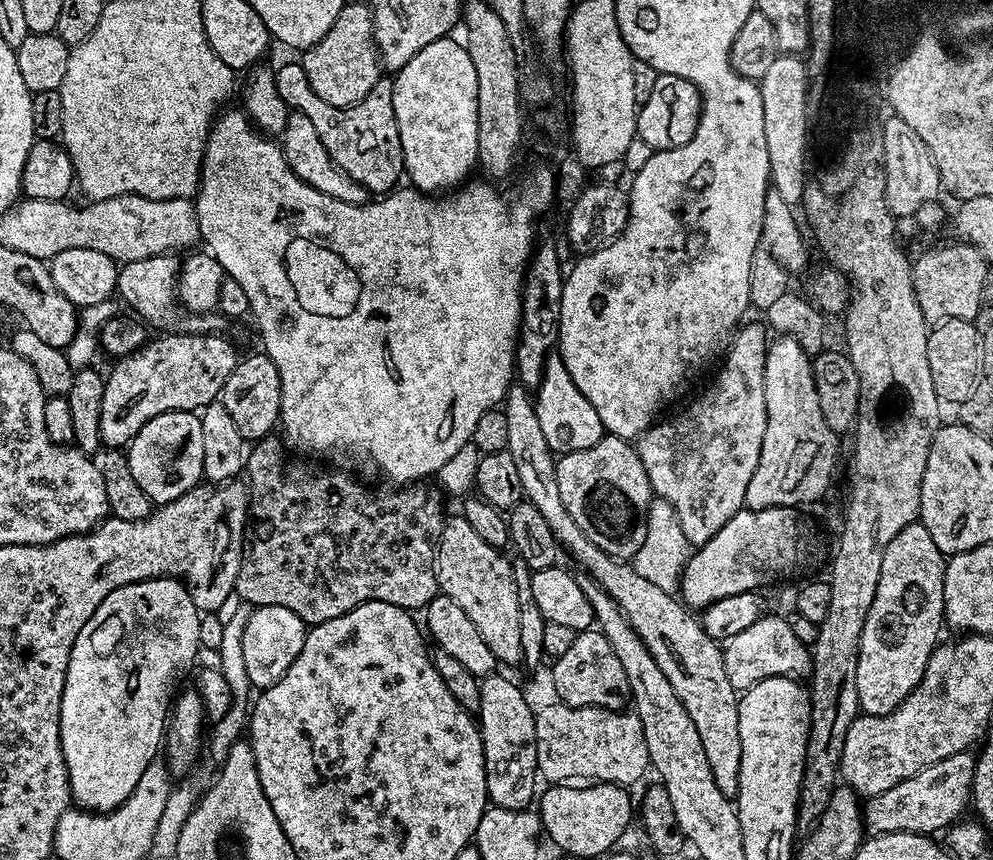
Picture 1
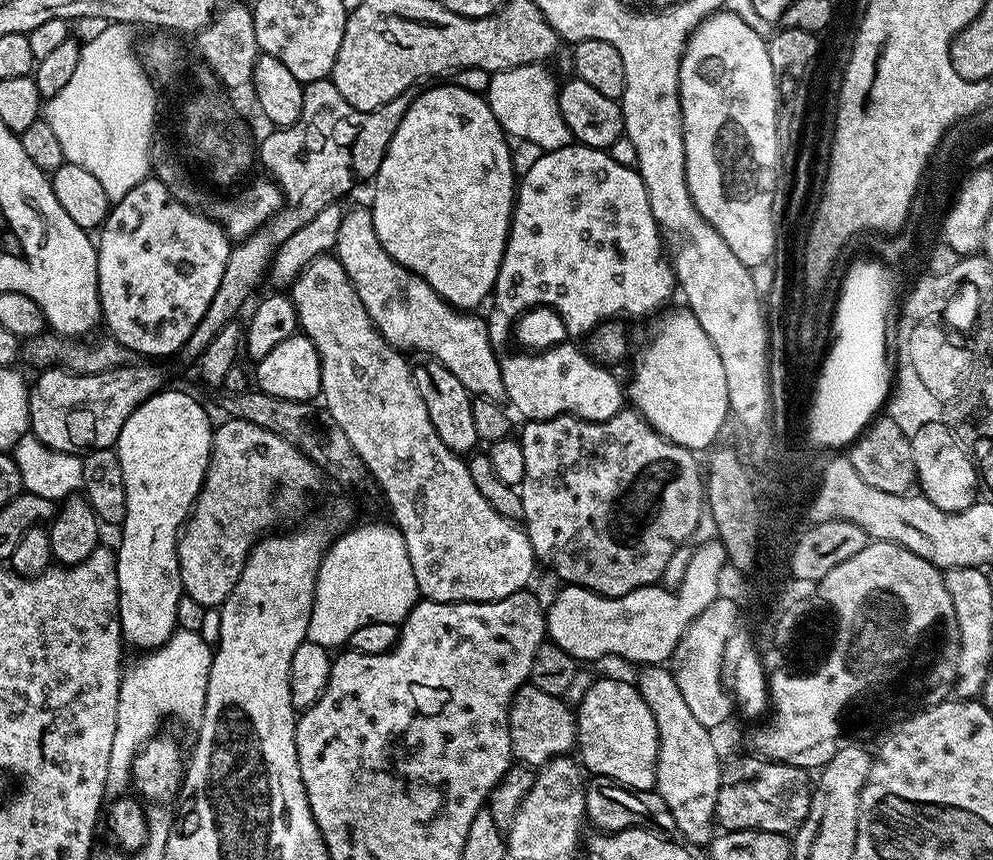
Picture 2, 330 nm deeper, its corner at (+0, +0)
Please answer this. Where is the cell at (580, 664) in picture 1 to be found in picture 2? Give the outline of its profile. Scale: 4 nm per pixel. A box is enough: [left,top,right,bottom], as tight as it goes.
[575,680,658,790]

